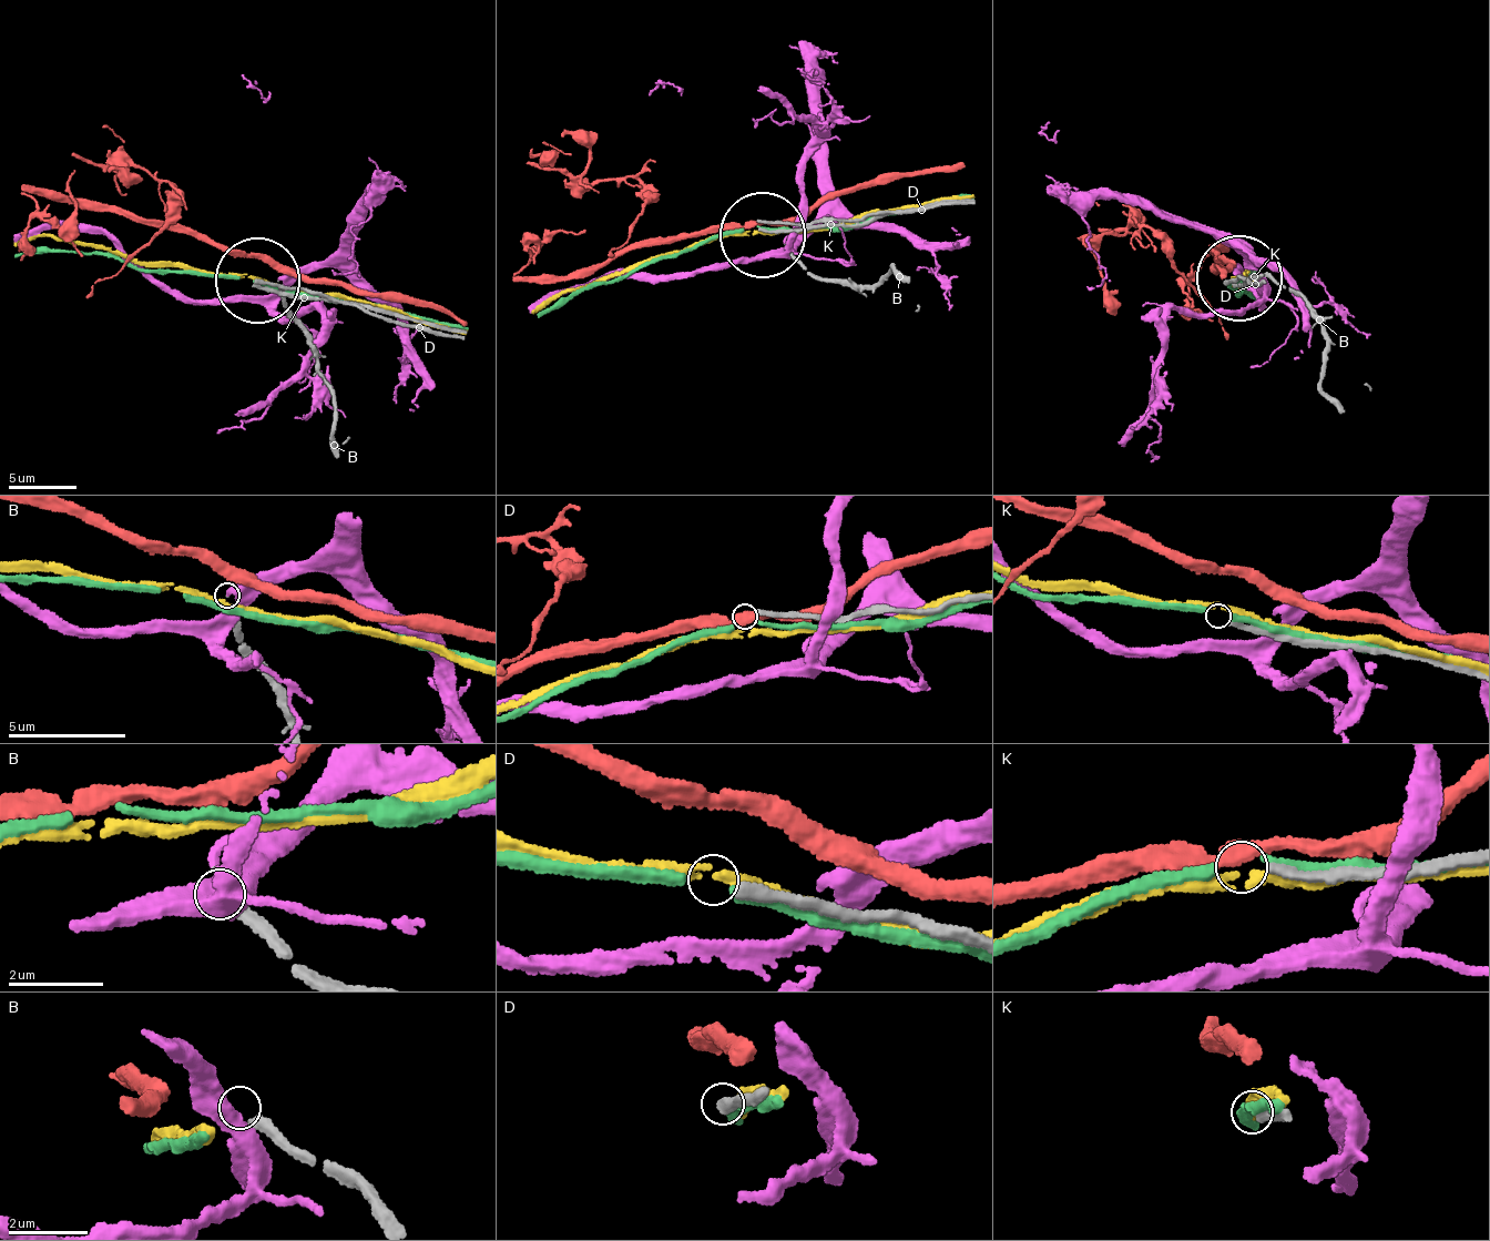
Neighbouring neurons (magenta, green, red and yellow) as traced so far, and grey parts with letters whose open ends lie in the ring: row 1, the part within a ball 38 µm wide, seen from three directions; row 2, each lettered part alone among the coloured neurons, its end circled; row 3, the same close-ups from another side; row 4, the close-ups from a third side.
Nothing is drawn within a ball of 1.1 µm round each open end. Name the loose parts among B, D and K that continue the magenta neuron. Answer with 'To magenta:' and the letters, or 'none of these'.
To magenta: B

